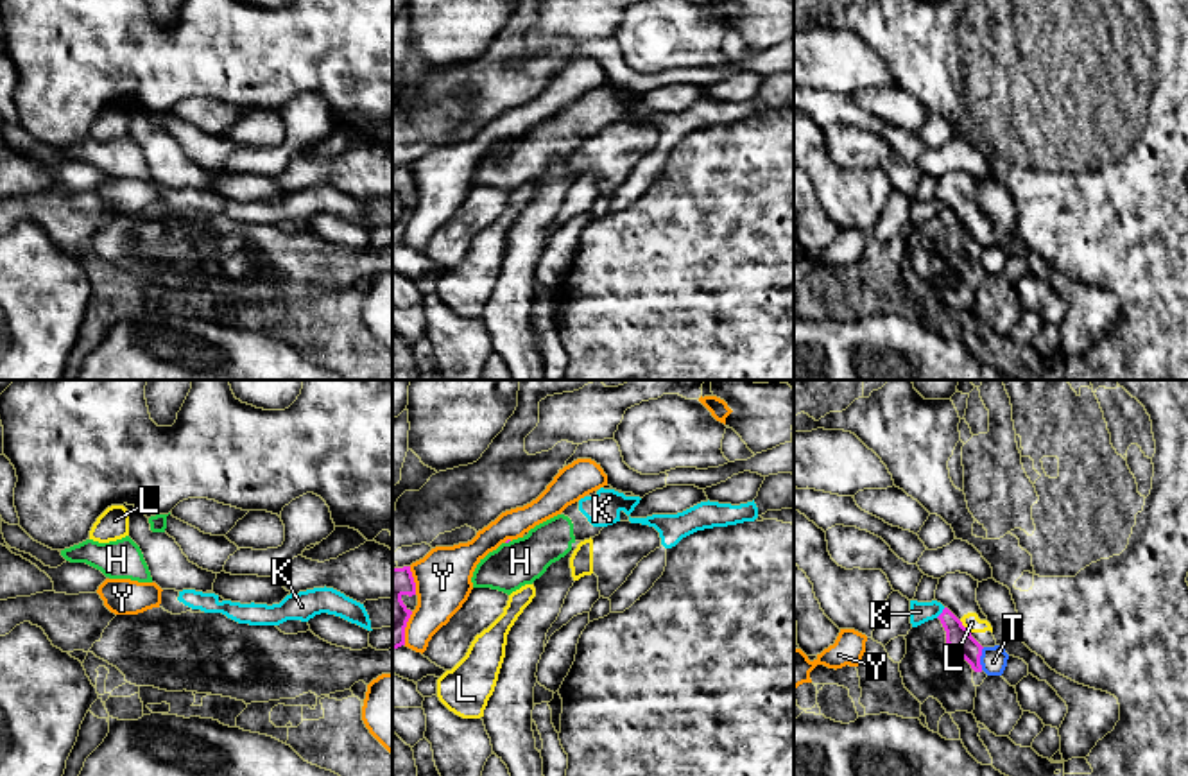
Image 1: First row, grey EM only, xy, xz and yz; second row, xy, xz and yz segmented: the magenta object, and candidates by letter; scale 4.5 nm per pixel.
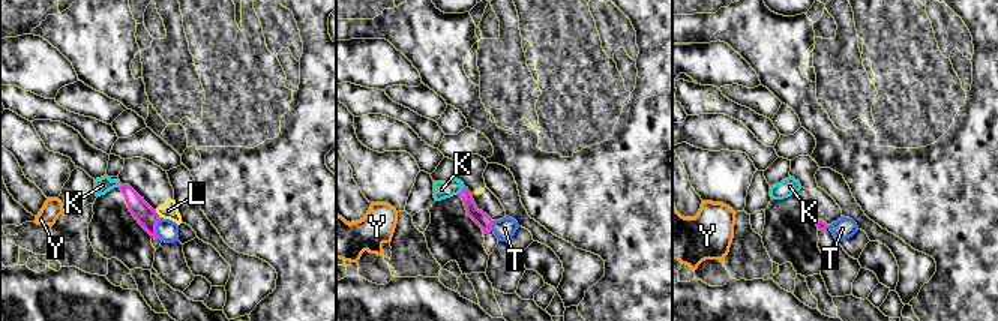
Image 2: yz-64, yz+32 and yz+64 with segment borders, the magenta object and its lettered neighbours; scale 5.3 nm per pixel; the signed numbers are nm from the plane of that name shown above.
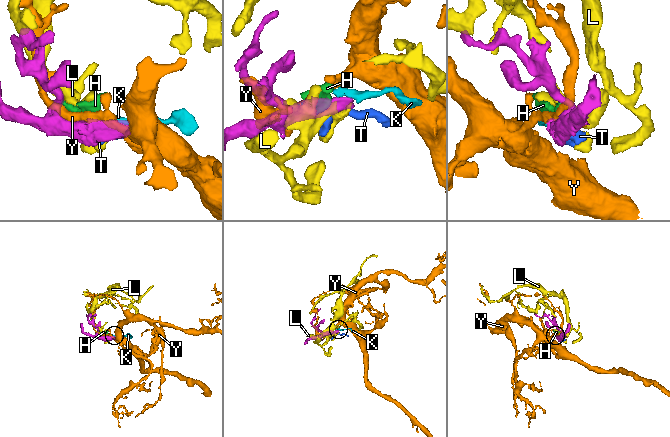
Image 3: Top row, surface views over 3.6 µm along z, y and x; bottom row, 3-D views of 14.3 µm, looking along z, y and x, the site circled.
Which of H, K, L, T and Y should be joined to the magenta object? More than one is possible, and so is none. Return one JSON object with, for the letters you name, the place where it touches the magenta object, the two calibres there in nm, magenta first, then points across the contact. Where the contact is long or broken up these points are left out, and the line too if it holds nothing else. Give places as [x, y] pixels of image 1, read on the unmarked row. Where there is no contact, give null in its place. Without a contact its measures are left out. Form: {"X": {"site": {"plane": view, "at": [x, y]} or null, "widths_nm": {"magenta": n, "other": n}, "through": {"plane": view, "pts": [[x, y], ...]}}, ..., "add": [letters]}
{"add": []}

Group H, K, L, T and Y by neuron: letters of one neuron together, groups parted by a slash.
H K / L / T / Y

